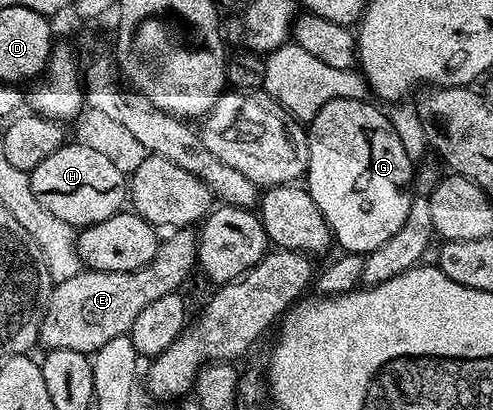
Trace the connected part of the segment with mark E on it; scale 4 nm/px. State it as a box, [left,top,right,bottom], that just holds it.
[40,229,198,353]

